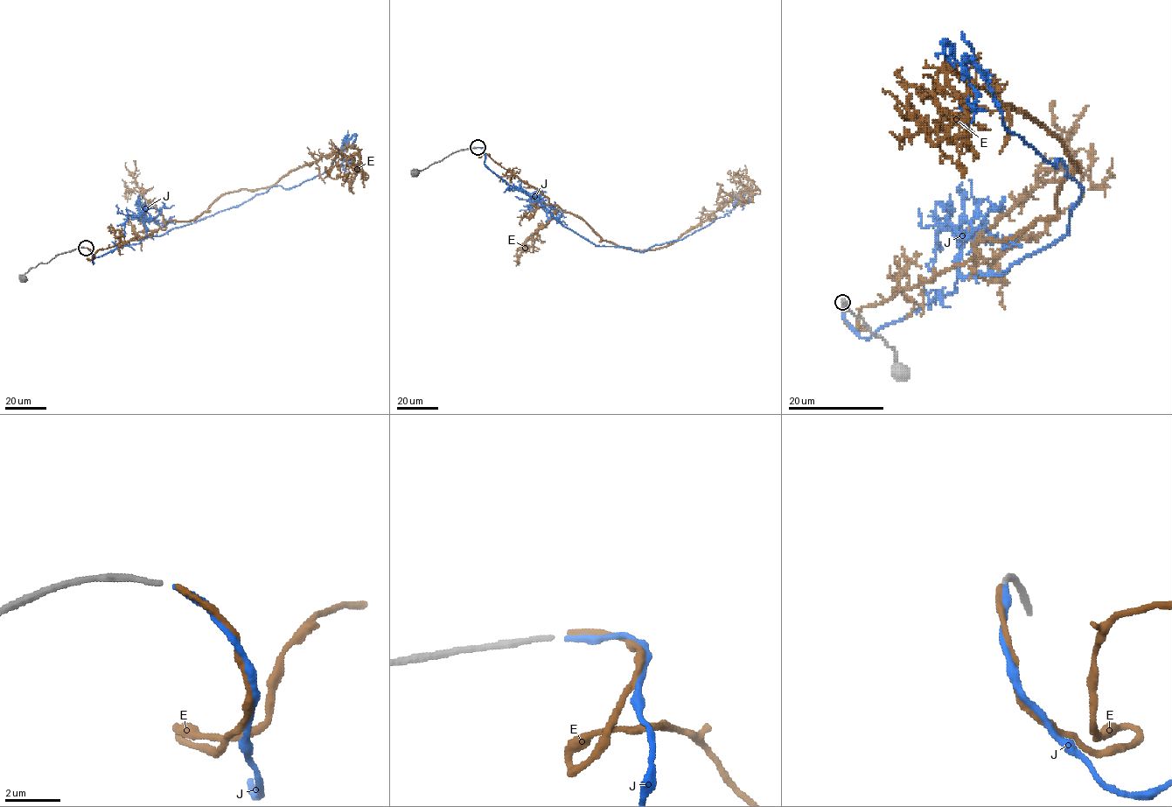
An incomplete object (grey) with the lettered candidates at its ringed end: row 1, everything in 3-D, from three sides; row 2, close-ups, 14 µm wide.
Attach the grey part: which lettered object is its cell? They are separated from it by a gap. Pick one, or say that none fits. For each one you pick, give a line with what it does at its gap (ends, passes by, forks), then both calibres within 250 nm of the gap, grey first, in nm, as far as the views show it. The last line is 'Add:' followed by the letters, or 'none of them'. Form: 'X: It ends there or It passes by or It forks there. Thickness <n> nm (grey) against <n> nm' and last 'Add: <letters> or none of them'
J: It ends there. Thickness 180 nm (grey) against 240 nm
Add: J

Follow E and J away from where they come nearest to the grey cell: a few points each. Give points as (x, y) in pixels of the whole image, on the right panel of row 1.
E: (841, 302), (857, 329), (1057, 216), (1077, 168), (950, 67), (966, 119), (942, 138), (895, 105)
J: (842, 302), (868, 338), (1068, 230), (1081, 187), (1004, 125), (973, 62), (976, 96), (959, 106)

